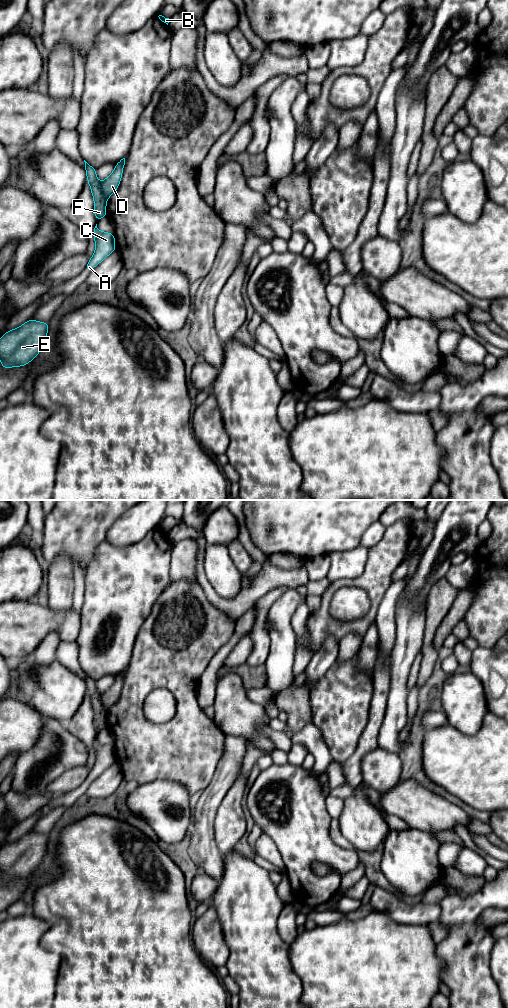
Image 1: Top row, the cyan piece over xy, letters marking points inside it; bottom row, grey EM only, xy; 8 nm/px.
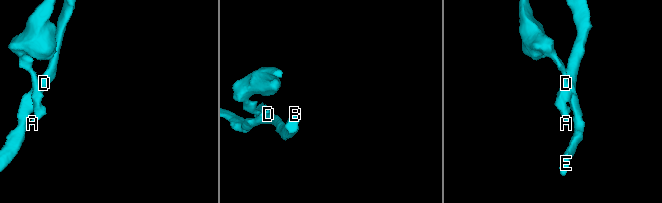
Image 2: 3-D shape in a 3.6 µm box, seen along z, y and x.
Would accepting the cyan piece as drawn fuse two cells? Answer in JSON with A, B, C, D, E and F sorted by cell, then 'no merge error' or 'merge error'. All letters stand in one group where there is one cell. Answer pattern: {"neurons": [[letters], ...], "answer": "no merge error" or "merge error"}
{"neurons": [["A", "C", "F"], ["B", "D", "E"]], "answer": "merge error"}

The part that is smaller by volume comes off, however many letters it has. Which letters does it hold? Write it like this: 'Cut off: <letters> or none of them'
Cut off: A, C, F

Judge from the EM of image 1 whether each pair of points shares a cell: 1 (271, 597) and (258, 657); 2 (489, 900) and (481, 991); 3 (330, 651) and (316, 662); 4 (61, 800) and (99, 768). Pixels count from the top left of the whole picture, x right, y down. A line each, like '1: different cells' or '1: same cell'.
1: same cell
2: same cell
3: same cell
4: same cell

